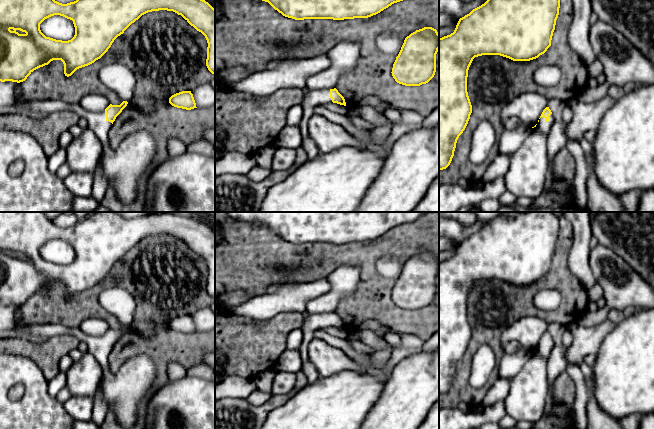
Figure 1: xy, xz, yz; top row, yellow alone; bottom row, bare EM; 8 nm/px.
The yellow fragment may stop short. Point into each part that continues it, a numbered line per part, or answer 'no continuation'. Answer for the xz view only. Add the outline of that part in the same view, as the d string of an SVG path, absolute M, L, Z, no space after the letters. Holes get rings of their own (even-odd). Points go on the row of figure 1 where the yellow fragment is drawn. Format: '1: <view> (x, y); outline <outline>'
no continuation

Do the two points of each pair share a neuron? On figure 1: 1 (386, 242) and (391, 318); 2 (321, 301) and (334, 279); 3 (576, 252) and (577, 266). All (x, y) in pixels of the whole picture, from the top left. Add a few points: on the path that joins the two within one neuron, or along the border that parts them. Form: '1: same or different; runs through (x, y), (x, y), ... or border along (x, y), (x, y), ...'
1: same; runs through (384, 261), (384, 299)
2: same; runs through (327, 298), (334, 291), (334, 285)
3: same; runs through (577, 255), (577, 263)

